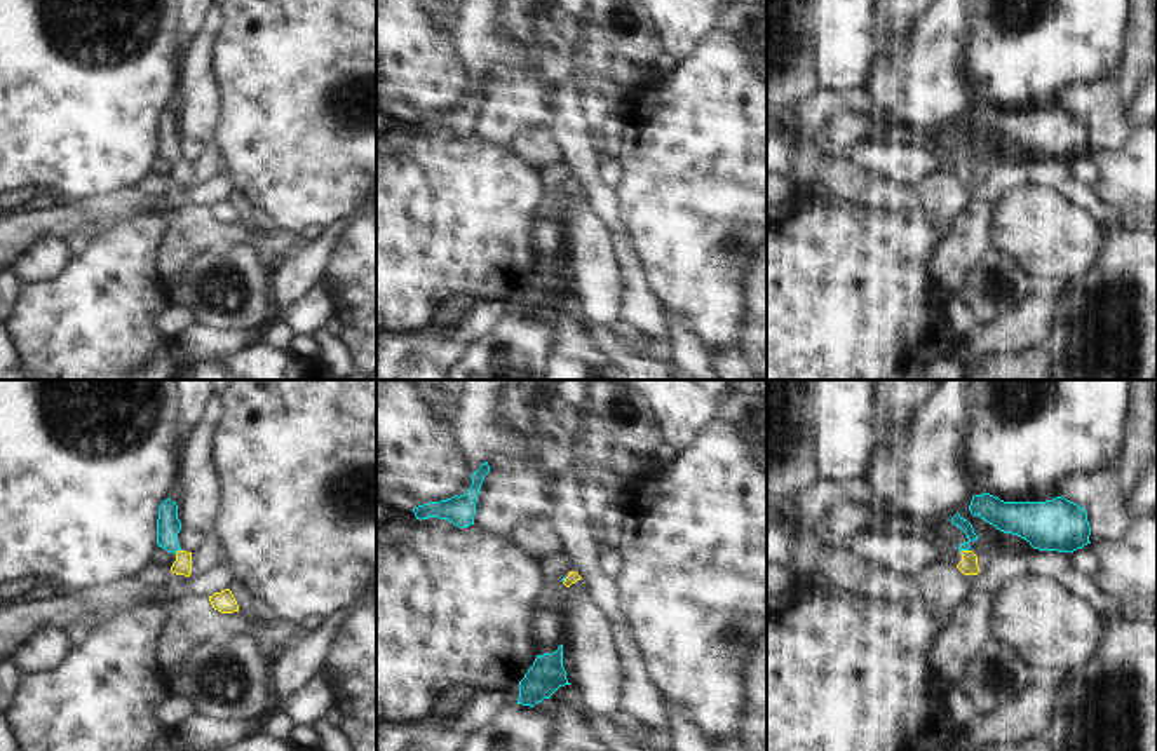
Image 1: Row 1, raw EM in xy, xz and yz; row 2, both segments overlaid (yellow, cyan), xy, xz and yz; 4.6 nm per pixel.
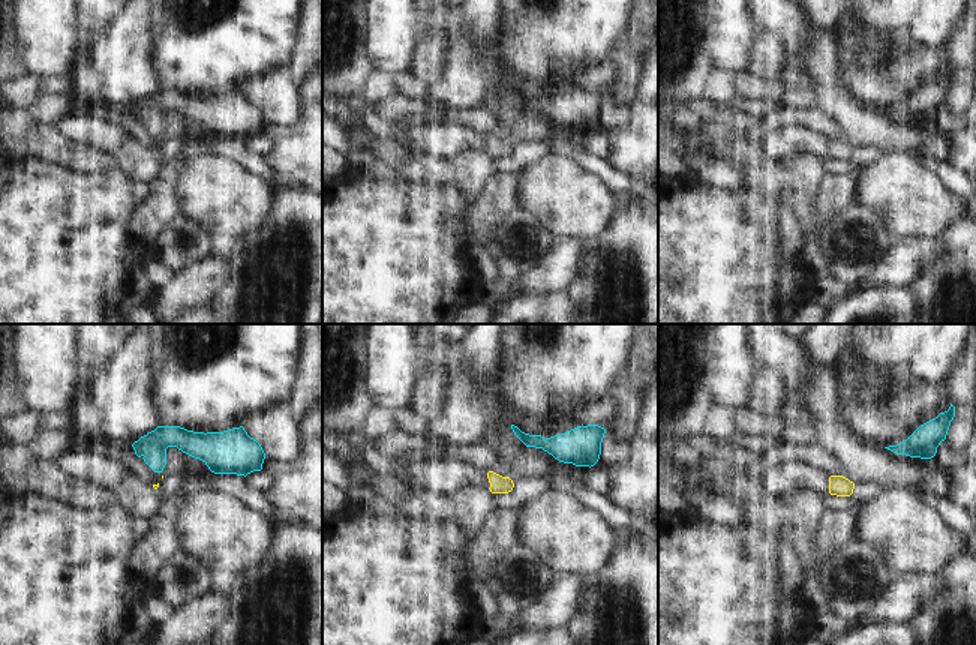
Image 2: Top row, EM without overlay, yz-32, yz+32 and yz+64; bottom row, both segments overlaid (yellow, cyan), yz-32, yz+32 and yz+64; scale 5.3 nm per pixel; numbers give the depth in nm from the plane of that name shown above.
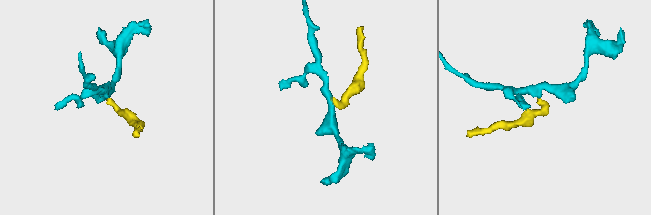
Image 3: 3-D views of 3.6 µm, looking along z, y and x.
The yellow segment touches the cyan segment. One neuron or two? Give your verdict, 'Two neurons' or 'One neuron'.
One neuron.

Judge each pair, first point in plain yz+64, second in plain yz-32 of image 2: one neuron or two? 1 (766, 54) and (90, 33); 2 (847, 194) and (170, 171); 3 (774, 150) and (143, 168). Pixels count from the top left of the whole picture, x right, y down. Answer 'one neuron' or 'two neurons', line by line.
1: two neurons
2: one neuron
3: two neurons

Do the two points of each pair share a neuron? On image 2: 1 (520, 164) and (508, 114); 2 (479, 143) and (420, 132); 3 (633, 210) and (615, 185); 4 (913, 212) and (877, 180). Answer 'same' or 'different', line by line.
1: different
2: same
3: different
4: same

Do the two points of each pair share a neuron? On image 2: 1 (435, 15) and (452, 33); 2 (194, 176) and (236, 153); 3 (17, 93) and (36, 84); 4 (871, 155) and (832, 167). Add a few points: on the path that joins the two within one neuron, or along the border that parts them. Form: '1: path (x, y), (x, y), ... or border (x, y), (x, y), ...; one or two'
1: path (440, 20), (449, 29); one
2: border (189, 159), (221, 155), (233, 158), (257, 176); two
3: path (21, 93), (32, 86); one
4: path (862, 158), (841, 167); one

